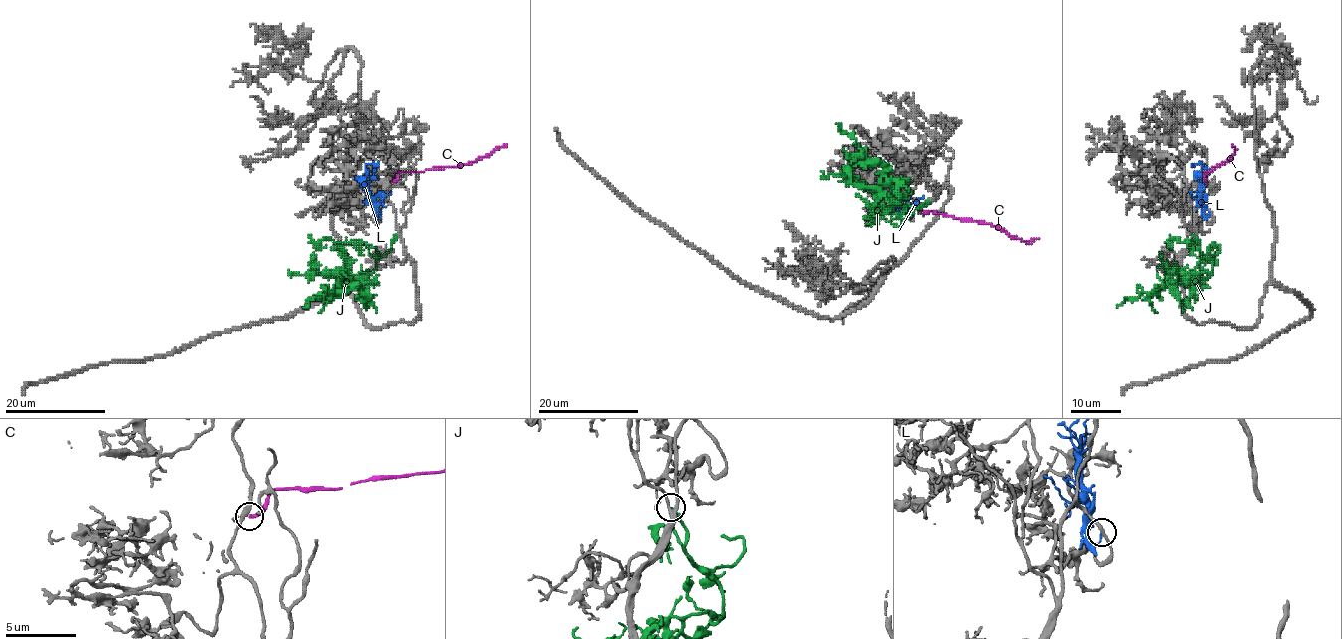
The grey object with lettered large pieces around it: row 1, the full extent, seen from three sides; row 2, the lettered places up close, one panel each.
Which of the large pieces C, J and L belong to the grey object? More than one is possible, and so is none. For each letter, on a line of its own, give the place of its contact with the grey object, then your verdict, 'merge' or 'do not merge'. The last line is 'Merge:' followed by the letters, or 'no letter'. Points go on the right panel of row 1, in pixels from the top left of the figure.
C: contact (1205, 181); do not merge
J: contact (1193, 234); merge
L: contact (1210, 212); do not merge
Merge: J

